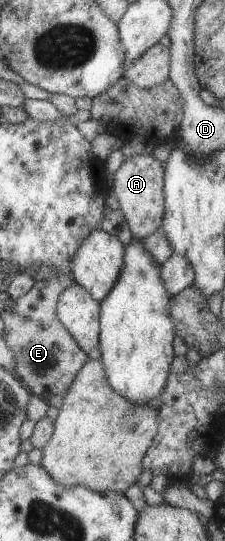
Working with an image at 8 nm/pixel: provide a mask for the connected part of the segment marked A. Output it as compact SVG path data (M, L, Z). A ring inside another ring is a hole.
M150 152L125 158L113 174L110 189L114 191L125 222L134 238L144 239L161 226L163 204L163 165Z

